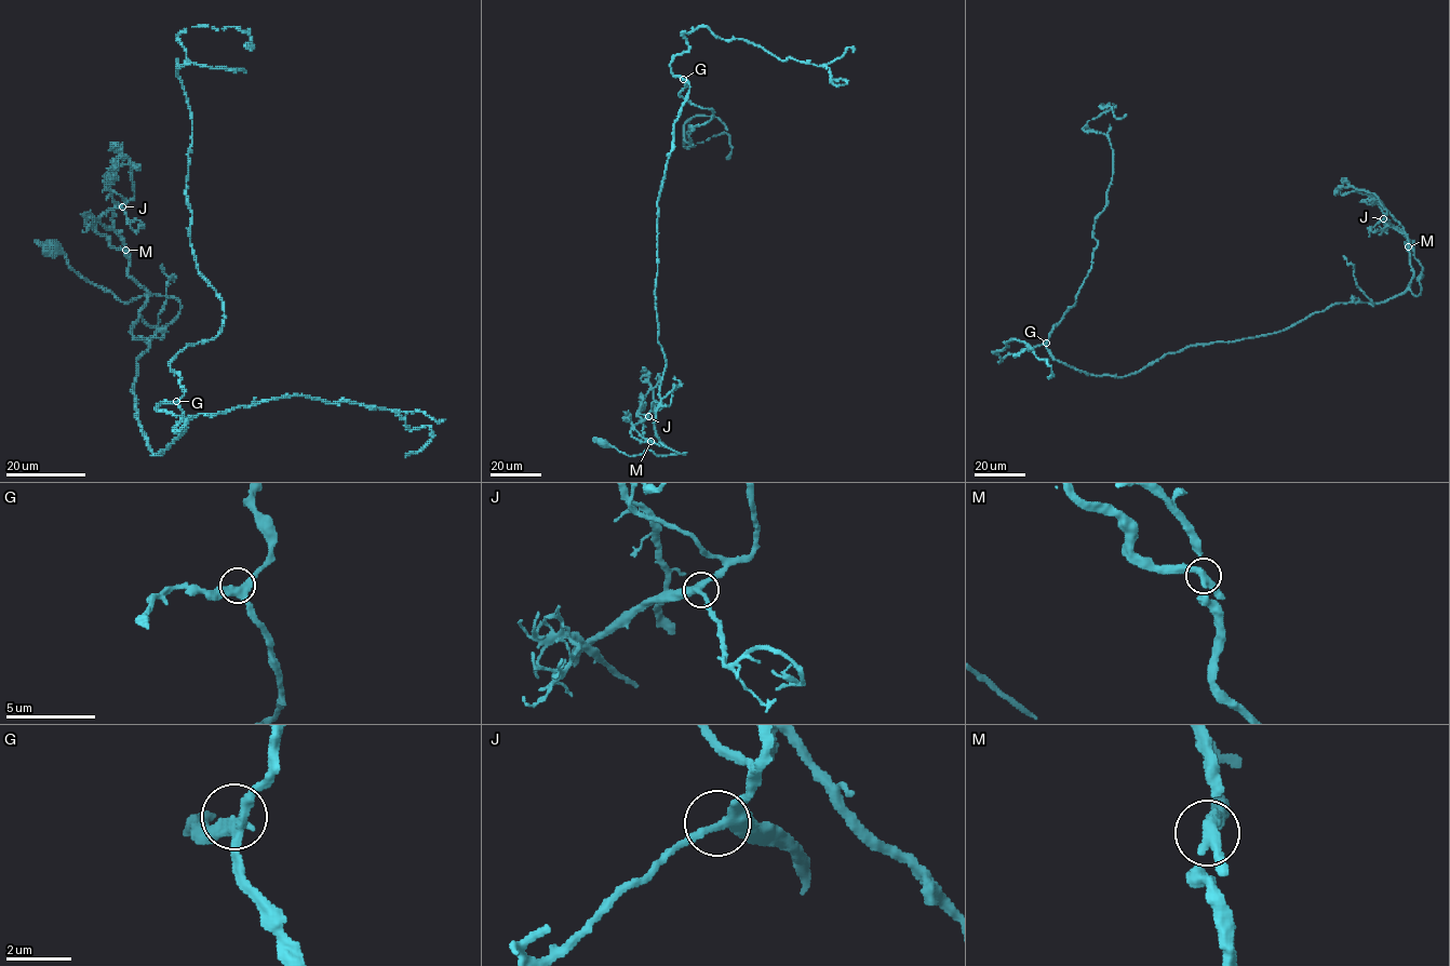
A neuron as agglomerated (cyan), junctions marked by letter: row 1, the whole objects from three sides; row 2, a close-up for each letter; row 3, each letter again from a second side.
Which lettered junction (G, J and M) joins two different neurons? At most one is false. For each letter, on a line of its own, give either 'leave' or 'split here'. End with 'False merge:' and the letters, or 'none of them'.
G: leave
J: leave
M: split here
False merge: M

